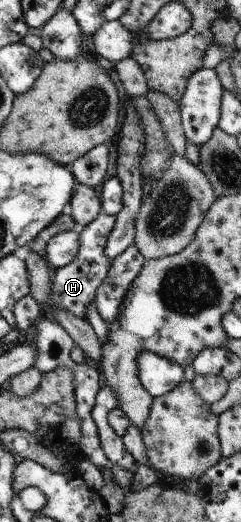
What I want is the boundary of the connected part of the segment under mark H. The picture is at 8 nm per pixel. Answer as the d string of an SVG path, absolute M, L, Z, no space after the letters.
M101 211L91 223L81 228L77 259L73 259L68 266L52 269L53 299L51 303L55 309L65 309L79 319L86 319L87 305L96 299L97 290L103 285L111 269L112 263L109 263L107 243L109 234L115 227L116 216Z

